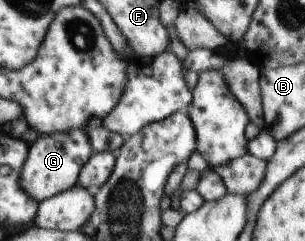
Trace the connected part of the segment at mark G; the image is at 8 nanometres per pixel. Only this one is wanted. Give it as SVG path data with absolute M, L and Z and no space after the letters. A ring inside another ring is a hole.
M84 129L47 135L41 133L38 140L29 148L20 174L20 186L36 202L42 202L61 192L66 192L76 185L80 170L90 160L93 153L94 150L90 146L90 140Z

